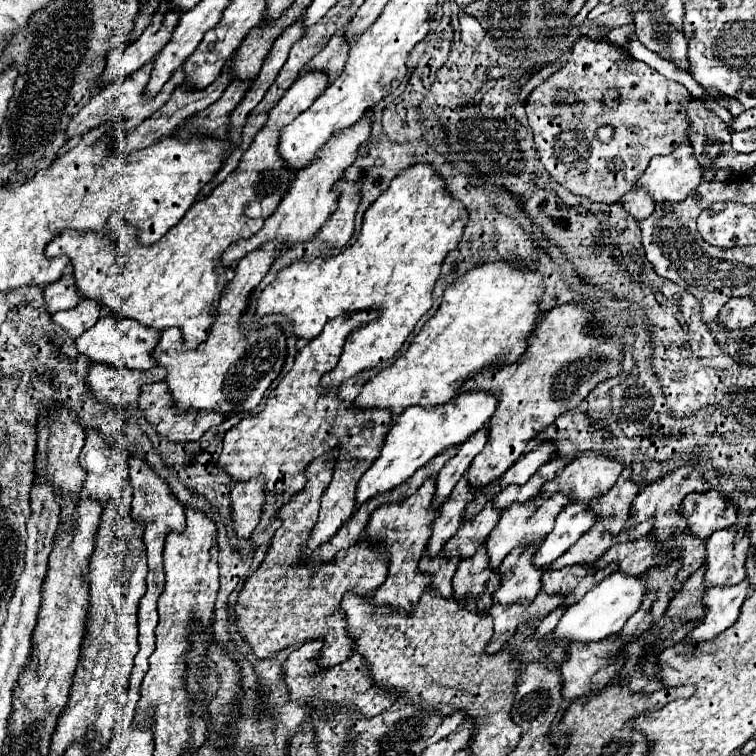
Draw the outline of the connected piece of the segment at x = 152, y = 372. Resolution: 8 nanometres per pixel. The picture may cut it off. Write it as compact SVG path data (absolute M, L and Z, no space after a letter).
M92 365L90 367L90 373L88 373L88 387L92 389L94 397L98 401L112 401L112 403L118 403L118 405L130 405L132 401L138 399L140 395L140 387L144 383L156 383L156 381L164 381L166 377L166 369L156 365L144 373L136 373L136 369L112 369L112 365Z

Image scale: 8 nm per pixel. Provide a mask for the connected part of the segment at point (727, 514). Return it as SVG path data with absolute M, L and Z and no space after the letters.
M720 489L688 493L684 497L684 517L694 537L708 539L714 531L736 523L738 505L728 503Z

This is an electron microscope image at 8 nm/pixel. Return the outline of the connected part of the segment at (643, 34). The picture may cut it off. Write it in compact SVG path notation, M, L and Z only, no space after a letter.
M642 5L636 15L634 15L634 23L636 23L636 35L638 41L658 53L662 59L670 61L676 69L688 71L688 41L684 37L682 31L672 29L672 25L668 25L668 21L664 21L664 13L660 13L660 9L648 9L646 5Z

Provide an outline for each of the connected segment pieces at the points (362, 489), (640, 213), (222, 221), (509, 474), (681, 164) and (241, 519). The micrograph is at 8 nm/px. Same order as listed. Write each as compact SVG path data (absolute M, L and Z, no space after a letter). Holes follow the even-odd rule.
M460 393L452 401L438 405L438 409L420 409L416 405L412 409L406 409L390 427L382 455L360 479L356 491L358 505L362 505L364 501L368 501L378 493L402 485L440 451L464 443L470 435L474 435L478 429L482 429L488 423L494 411L496 411L496 397L492 397L490 393Z
M632 189L622 197L622 203L628 209L628 213L638 221L646 219L648 213L652 213L654 209L654 201L652 197L648 197L648 193L644 193L644 189Z
M314 69L300 75L268 113L264 129L254 137L234 173L230 173L220 187L212 189L204 201L196 201L184 219L160 241L140 245L138 237L131 237L131 228L135 227L127 224L122 214L114 213L108 221L106 235L66 229L46 247L46 255L70 257L76 287L84 297L96 299L102 307L158 331L180 327L186 347L198 347L206 341L216 321L216 305L226 287L224 275L228 273L228 267L222 265L222 253L230 243L242 237L252 237L260 225L264 225L264 221L272 215L272 209L280 203L280 197L288 191L288 183L292 183L292 177L296 175L284 169L284 161L280 161L280 153L276 153L280 131L302 111L306 111L326 87L328 75L324 71ZM250 201L262 203L262 215L258 219L250 219L244 213L244 207Z
M540 443L538 449L534 449L534 451L530 451L530 453L524 453L524 455L504 473L498 491L504 489L504 487L510 485L510 483L516 483L516 485L518 485L518 483L526 483L526 481L528 481L546 461L550 461L554 455L556 455L554 443Z
M684 141L676 151L654 157L636 185L648 189L656 203L684 201L684 197L702 183L702 177L704 171L694 157L692 145L690 141Z
M264 477L252 481L238 481L232 489L232 521L234 531L240 539L248 539L260 521L262 507L266 501Z

